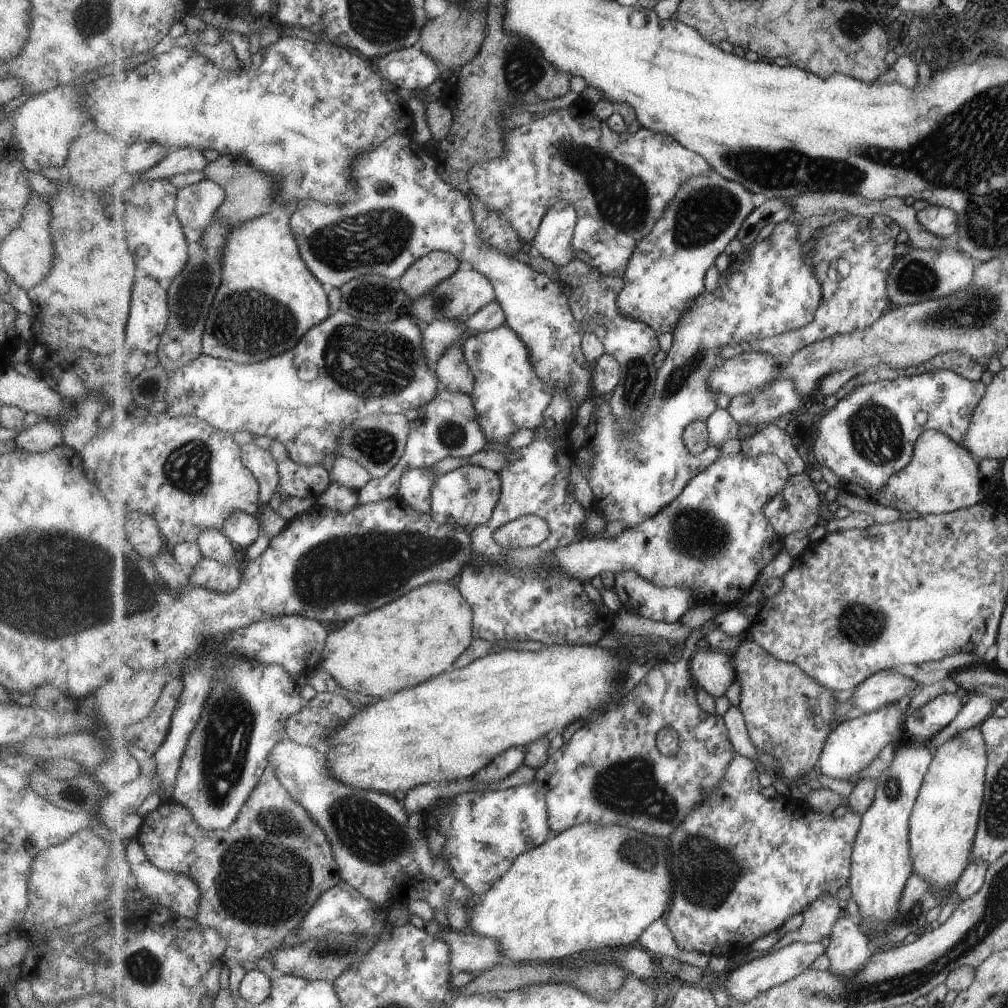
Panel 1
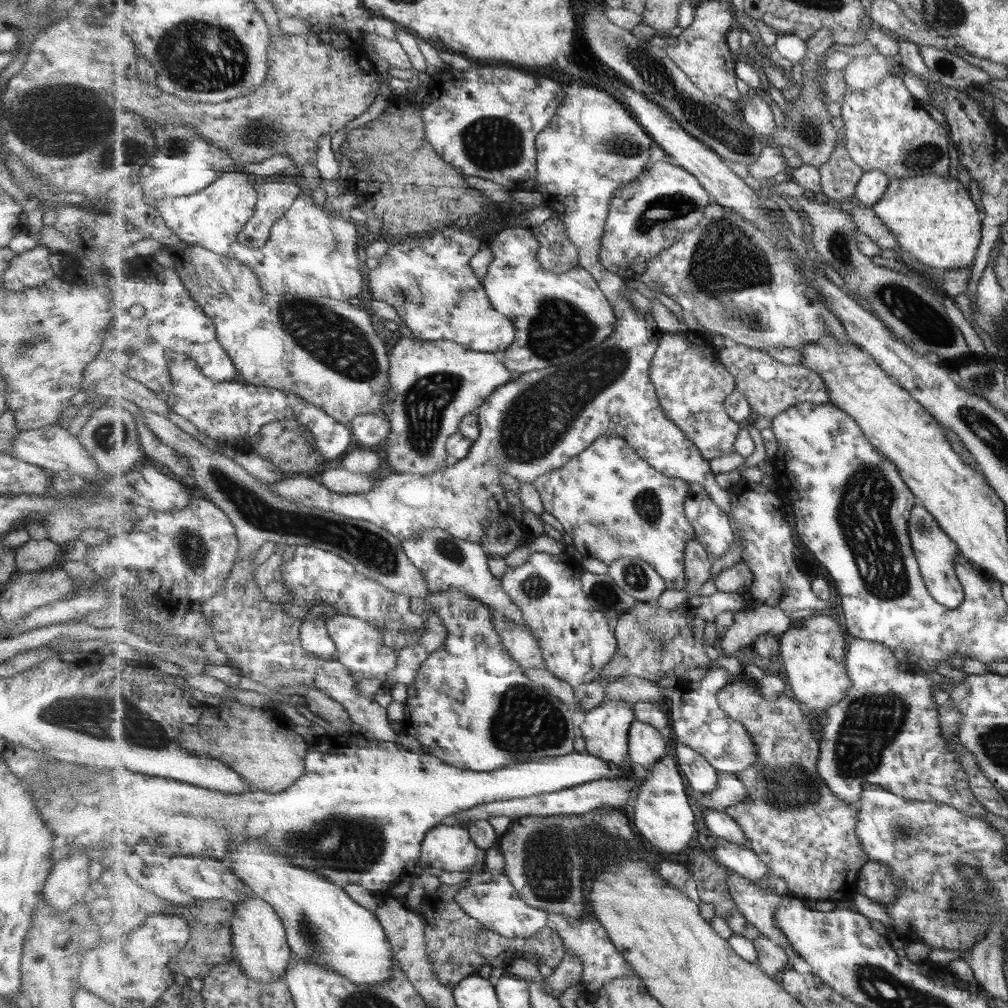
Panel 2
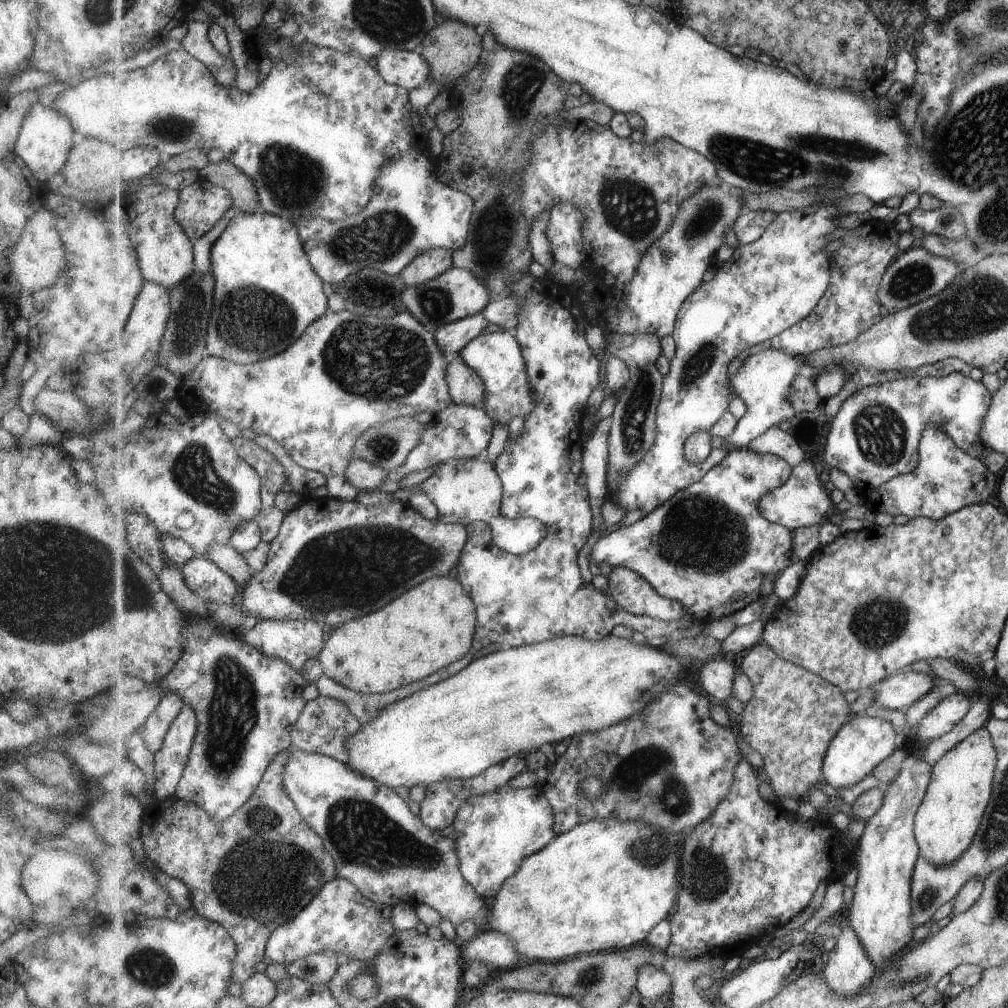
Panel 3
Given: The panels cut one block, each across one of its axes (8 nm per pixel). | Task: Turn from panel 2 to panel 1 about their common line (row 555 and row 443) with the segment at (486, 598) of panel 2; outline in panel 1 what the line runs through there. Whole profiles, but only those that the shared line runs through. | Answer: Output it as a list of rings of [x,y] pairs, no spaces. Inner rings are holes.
[[[439,381],[437,396],[421,408],[420,415],[420,420],[412,424],[406,453],[401,457],[397,467],[383,478],[370,480],[367,486],[359,491],[360,504],[365,505],[397,497],[401,488],[401,478],[409,468],[431,468],[449,457],[467,460],[489,446],[486,433],[479,424],[479,416],[477,416],[472,396],[455,394],[441,381]]]

